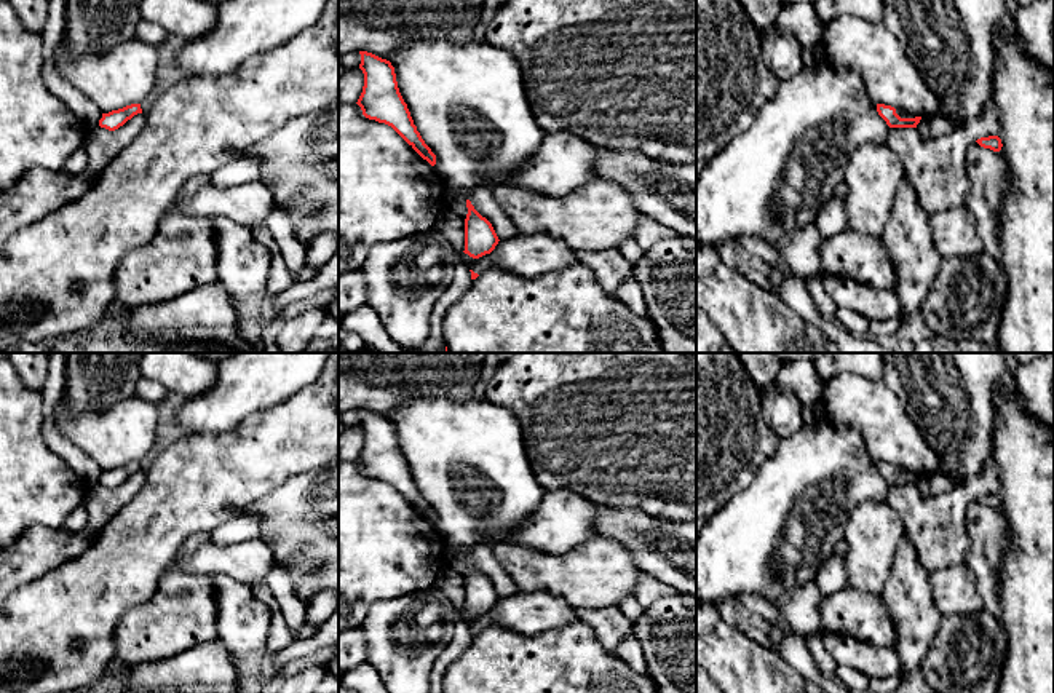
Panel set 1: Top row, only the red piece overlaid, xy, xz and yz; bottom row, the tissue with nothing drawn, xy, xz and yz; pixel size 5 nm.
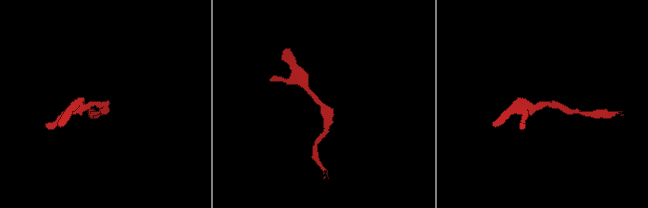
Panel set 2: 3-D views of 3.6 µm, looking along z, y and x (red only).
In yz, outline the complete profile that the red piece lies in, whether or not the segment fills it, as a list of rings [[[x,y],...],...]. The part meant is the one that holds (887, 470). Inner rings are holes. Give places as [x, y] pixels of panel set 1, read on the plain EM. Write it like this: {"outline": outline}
{"outline": [[[877,461],[877,469],[890,485],[917,485],[923,497],[937,495],[953,489],[952,479],[939,473],[901,476],[894,465],[885,461]]]}

